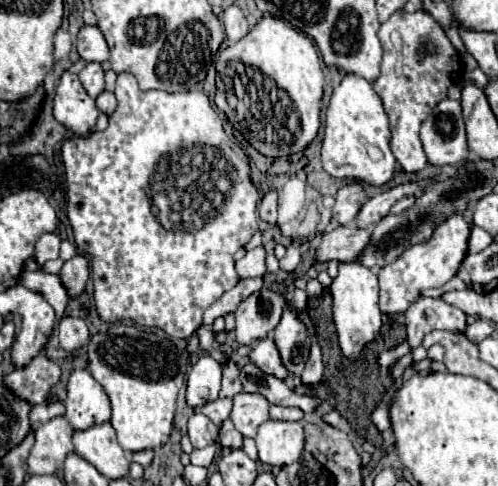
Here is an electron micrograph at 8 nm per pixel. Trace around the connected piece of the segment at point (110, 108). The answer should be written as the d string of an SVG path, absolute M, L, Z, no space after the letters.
M103 91L103 93L97 97L97 109L99 109L101 113L111 115L111 113L115 111L115 107L117 107L117 99L115 99L115 95L113 95L113 93Z

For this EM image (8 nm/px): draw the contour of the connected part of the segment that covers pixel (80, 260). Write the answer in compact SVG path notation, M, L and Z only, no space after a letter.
M77 253L69 261L65 261L65 265L59 271L59 275L61 275L63 285L69 291L69 297L71 299L79 297L83 293L83 289L85 289L87 279L89 279L89 261L87 261L87 257Z

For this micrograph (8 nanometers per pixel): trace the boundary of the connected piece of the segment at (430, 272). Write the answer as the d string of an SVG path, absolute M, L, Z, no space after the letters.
M457 213L455 217L441 221L435 227L435 231L427 243L407 247L391 265L381 267L379 269L379 287L381 287L379 307L381 307L381 311L387 315L401 313L419 297L421 289L441 287L451 277L455 277L459 271L459 265L463 263L463 259L467 255L469 233L471 233L471 225L463 219L461 213Z

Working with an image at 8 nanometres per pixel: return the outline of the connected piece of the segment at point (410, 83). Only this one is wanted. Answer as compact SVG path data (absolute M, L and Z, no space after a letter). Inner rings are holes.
M427 11L393 13L381 25L379 41L383 45L383 61L381 75L373 81L373 89L381 97L385 113L391 121L391 151L395 159L403 171L417 173L427 165L427 155L423 153L423 143L419 141L421 123L439 101L447 99L447 89L453 85L453 73L461 73L461 57L441 25ZM423 45L431 47L427 57L419 53L423 51Z

